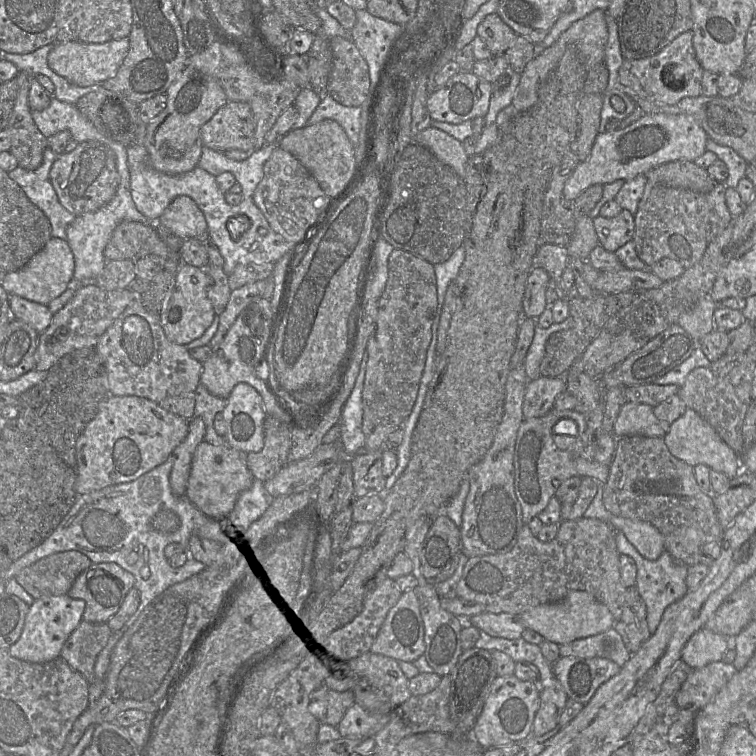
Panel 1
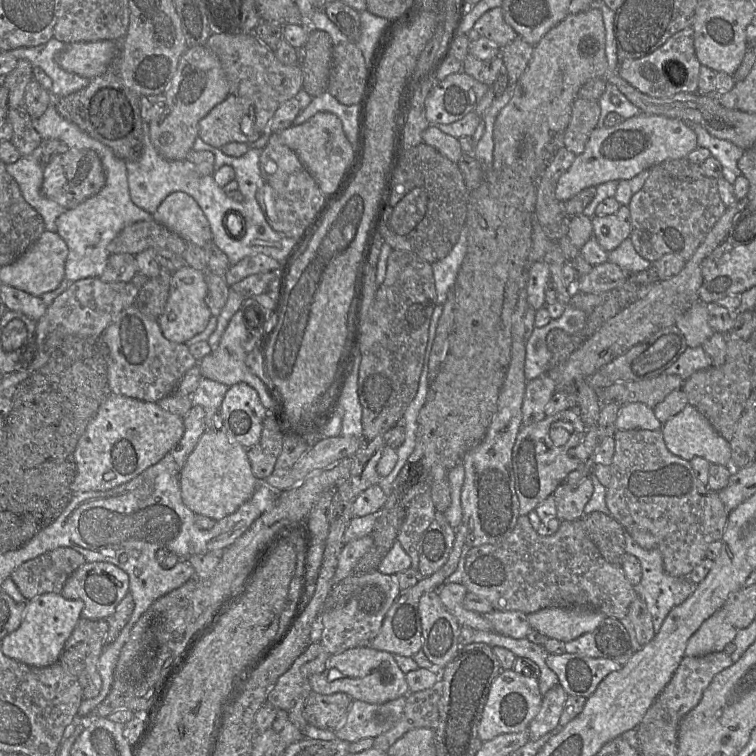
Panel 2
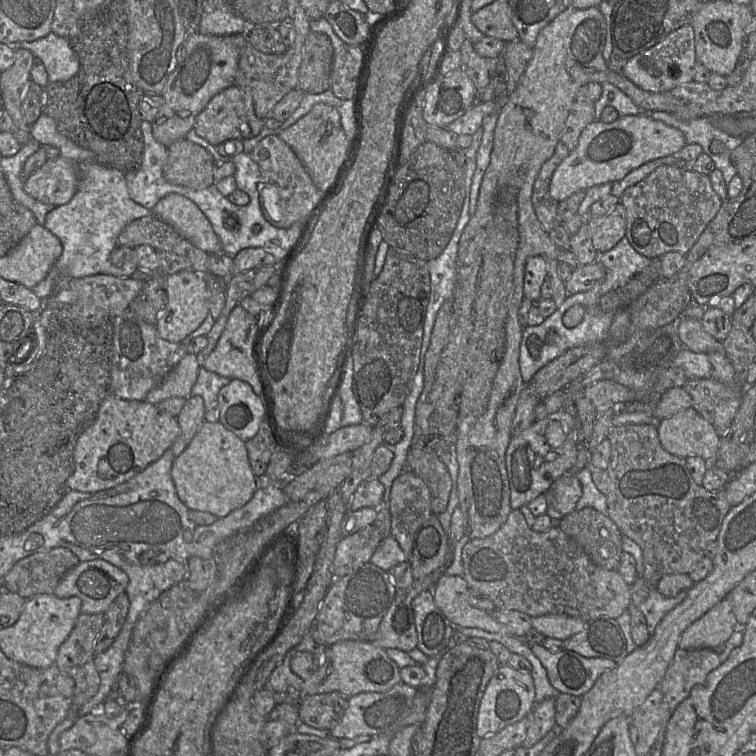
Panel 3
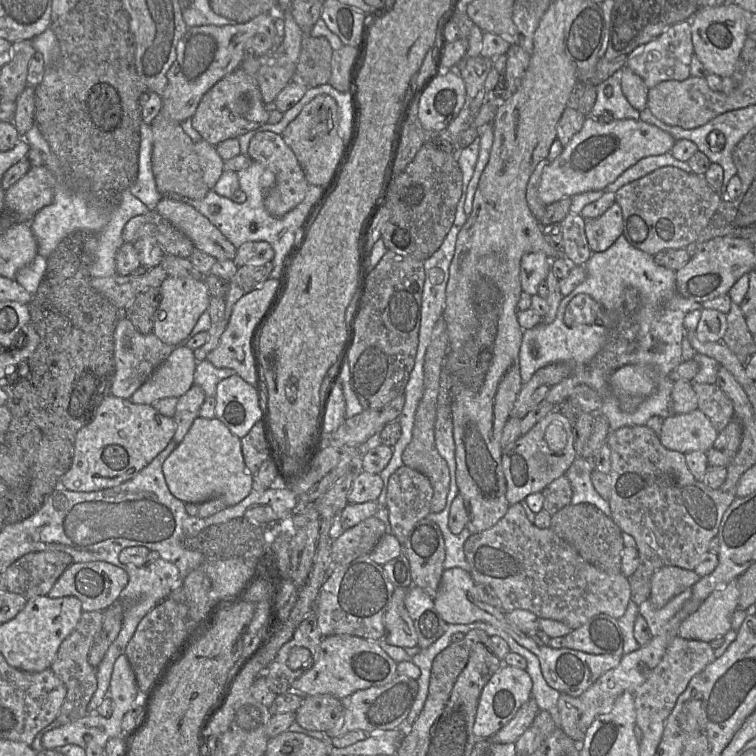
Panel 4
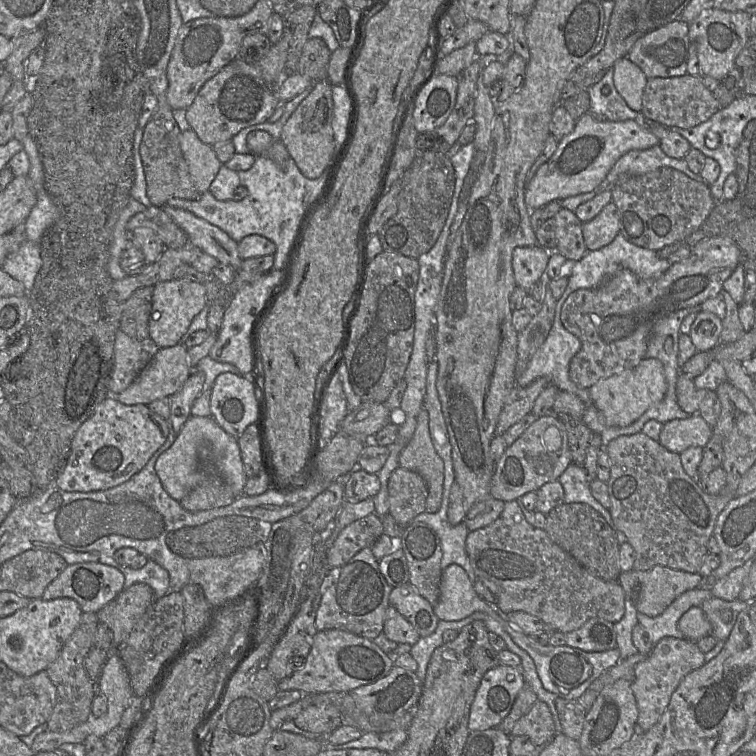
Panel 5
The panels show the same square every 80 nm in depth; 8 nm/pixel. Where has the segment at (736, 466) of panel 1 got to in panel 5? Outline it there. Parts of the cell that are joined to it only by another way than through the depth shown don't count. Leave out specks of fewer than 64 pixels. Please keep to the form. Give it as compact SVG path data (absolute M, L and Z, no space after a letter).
M699 414L686 419L674 419L663 424L659 442L668 450L680 454L691 446L704 448L713 435L712 427Z

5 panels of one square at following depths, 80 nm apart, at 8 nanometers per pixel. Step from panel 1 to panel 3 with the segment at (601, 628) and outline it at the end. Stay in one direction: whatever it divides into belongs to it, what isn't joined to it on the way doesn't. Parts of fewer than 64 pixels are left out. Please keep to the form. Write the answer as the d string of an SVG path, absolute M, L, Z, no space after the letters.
M547 614L531 618L531 624L545 637L564 641L582 631L587 622L564 614Z

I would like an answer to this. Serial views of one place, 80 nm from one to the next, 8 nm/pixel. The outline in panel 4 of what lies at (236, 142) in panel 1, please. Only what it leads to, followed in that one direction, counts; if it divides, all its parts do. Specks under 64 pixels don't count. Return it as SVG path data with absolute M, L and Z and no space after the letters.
M239 67L224 76L203 95L191 118L191 124L203 140L216 146L266 124L269 113L270 107L263 102L257 82Z

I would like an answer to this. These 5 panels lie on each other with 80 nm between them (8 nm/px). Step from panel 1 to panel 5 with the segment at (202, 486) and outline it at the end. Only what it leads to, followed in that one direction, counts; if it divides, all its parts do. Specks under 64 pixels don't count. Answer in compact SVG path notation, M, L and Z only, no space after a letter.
M191 415L172 446L156 461L155 471L164 490L176 501L181 501L191 490L205 479L205 466L213 465L235 496L243 494L248 476L244 471L237 438L222 429L212 417Z

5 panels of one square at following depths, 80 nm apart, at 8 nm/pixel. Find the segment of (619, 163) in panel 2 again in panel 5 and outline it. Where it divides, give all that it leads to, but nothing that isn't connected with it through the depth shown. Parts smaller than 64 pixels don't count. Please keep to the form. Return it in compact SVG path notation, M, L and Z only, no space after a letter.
M586 113L576 120L574 130L558 141L555 153L528 182L524 194L525 204L532 211L552 201L595 191L624 154L656 145L659 145L659 139L635 120L597 121L591 113Z

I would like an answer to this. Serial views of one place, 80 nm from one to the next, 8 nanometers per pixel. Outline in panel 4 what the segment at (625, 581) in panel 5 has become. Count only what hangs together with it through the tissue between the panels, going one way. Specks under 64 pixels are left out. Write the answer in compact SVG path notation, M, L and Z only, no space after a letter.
M674 566L662 567L652 576L649 600L654 608L660 609L675 596L692 588L700 579L694 570Z

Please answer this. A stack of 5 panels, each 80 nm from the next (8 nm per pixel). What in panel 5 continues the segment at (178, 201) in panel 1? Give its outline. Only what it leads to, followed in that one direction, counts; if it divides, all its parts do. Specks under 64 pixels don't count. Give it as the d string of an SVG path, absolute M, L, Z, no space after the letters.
M168 205L161 208L186 233L190 243L220 263L235 270L239 268L243 260L238 253L238 243L226 232L189 211Z

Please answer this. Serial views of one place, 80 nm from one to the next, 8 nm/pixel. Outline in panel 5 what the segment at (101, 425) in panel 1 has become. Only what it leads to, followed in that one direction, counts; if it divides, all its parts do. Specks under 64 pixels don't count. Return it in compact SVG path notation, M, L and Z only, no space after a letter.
M109 396L75 433L68 460L55 480L55 486L67 492L116 487L144 468L165 443L170 429L168 419L160 417L147 405L125 405L116 397Z

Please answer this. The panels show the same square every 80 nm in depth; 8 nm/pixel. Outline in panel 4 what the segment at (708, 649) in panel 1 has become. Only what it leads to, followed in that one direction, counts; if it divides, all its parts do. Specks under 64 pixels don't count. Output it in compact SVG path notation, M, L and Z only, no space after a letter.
M738 579L715 589L680 625L678 635L689 640L710 643L731 630L731 620L738 608Z

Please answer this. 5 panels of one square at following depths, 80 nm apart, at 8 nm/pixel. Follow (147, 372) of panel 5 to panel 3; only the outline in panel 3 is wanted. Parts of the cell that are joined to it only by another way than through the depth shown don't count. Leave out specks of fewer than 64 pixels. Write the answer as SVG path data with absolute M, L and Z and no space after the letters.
M187 353L162 383L147 394L144 401L156 405L172 397L188 398L197 381L200 367L200 356Z

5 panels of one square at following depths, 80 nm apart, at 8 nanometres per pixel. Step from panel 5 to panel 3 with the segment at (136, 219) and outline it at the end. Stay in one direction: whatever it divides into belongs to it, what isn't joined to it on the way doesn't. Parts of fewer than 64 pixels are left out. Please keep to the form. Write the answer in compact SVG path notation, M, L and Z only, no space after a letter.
M154 215L130 222L118 237L118 246L136 248L140 245L149 245L157 251L181 256L187 256L194 247L172 226Z

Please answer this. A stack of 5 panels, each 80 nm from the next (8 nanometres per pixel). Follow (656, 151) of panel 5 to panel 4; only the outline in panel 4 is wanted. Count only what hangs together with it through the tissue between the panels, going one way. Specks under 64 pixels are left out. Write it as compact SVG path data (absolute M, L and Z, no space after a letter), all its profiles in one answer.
M670 153L642 158L625 170L614 182L610 183L604 191L615 192L622 186L633 182L661 167L672 166L687 173L693 173L687 162L675 159Z

